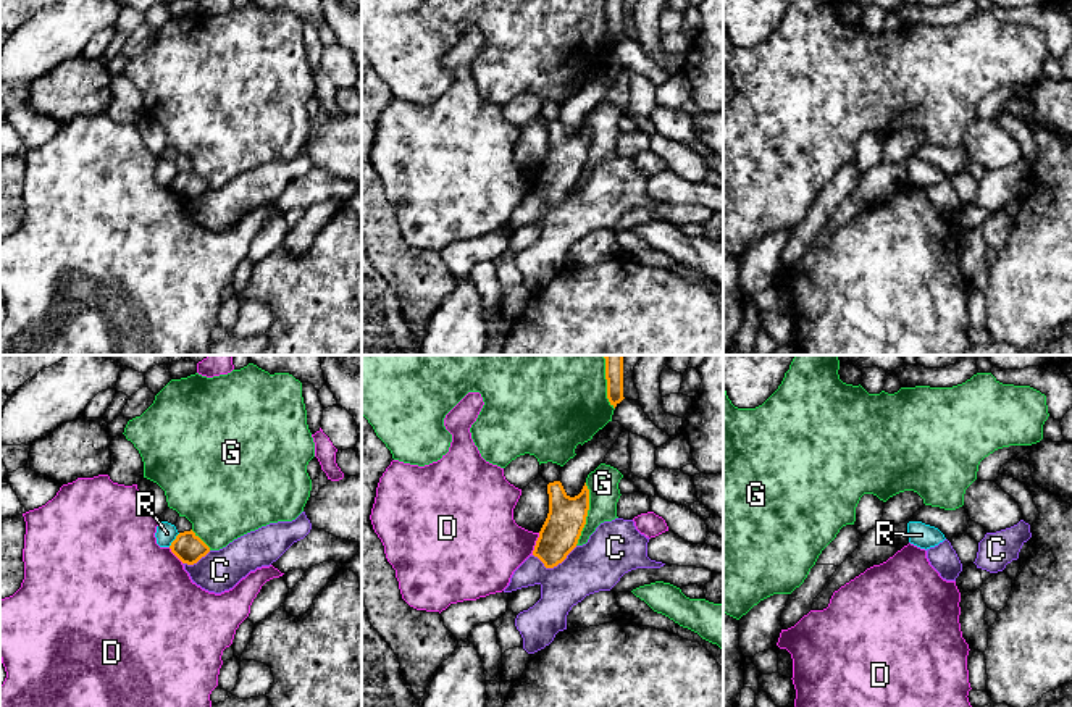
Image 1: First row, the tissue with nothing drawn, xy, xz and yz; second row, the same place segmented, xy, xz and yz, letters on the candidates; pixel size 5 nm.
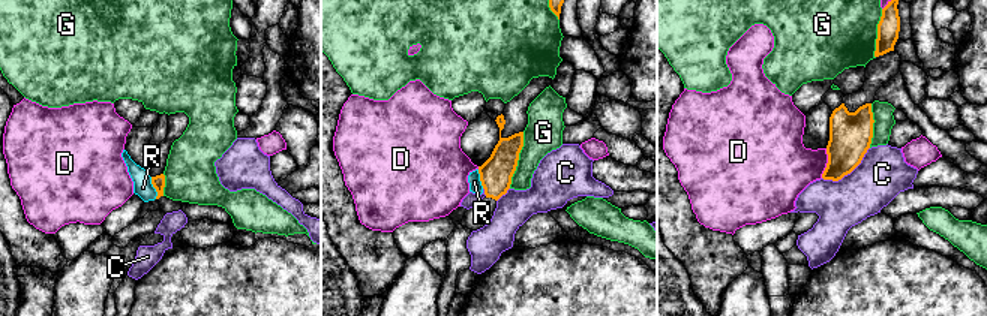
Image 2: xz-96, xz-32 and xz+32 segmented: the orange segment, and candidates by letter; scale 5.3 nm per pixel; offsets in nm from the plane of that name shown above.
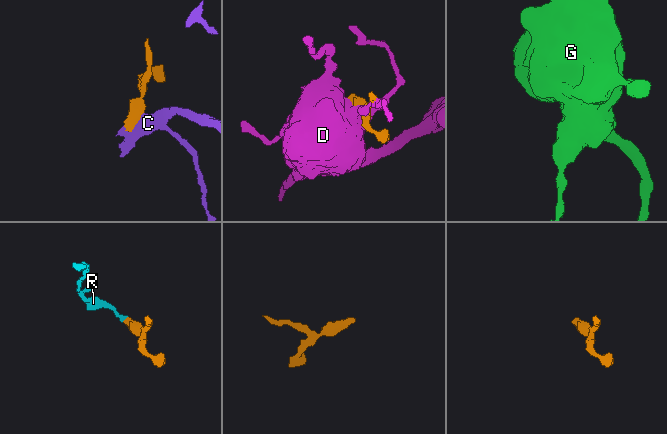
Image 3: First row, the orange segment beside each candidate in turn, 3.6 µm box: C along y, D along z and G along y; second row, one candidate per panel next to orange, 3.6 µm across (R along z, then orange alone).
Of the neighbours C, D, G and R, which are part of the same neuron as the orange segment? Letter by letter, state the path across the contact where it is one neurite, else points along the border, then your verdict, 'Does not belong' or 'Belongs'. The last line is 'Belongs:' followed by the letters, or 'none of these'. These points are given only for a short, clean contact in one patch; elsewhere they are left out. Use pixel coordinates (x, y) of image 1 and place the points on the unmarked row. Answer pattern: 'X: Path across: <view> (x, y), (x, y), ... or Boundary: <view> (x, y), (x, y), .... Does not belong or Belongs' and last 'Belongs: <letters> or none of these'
C: Boundary: xz (577, 184), (552, 205), (546, 205), (533, 194). Does not belong
D: Does not belong
G: Does not belong
R: Boundary: xy (180, 171), (168, 184). Does not belong
Belongs: none of these

